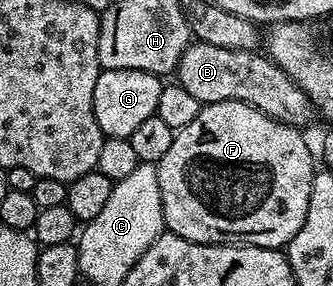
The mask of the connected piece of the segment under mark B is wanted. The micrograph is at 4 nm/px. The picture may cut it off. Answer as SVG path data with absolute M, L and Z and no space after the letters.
M196 40L186 48L186 52L182 52L174 78L202 104L226 100L250 104L266 116L297 128L304 128L314 118L314 107L306 92L302 92L302 88L298 88L298 84L294 84L294 80L290 80L290 76L286 76L286 72L282 72L282 68L278 68L264 52L214 48L214 44Z

